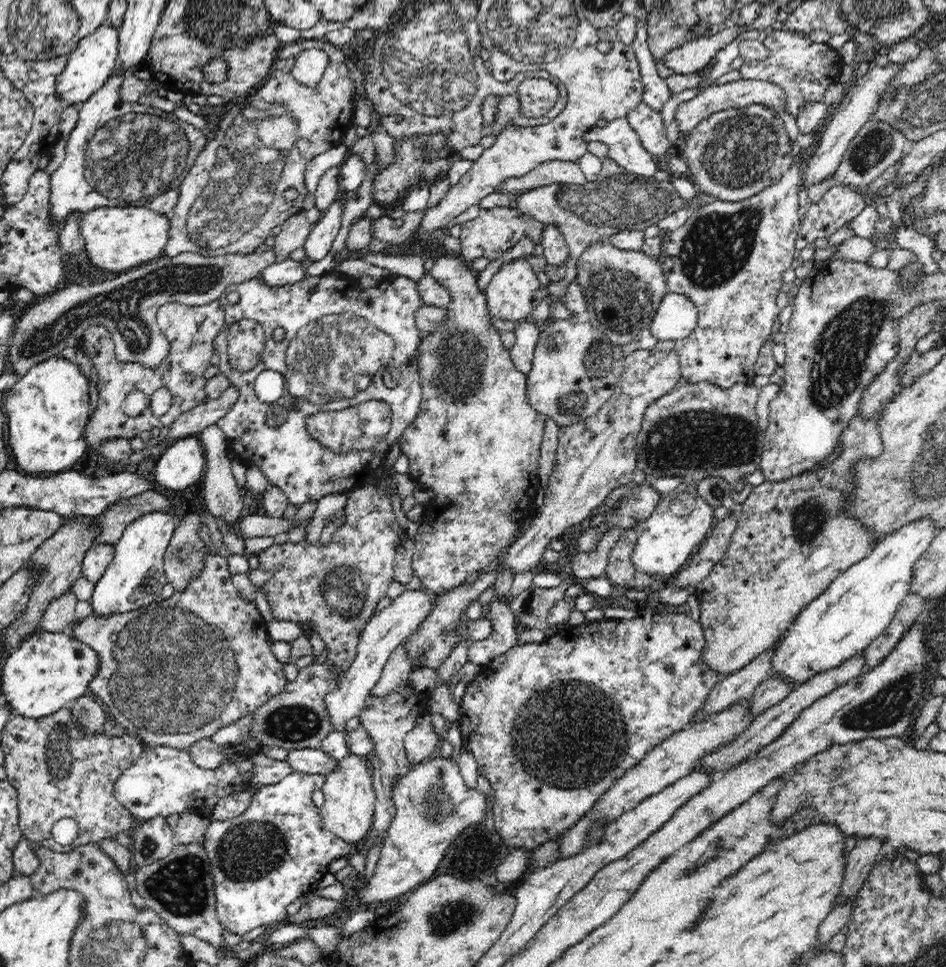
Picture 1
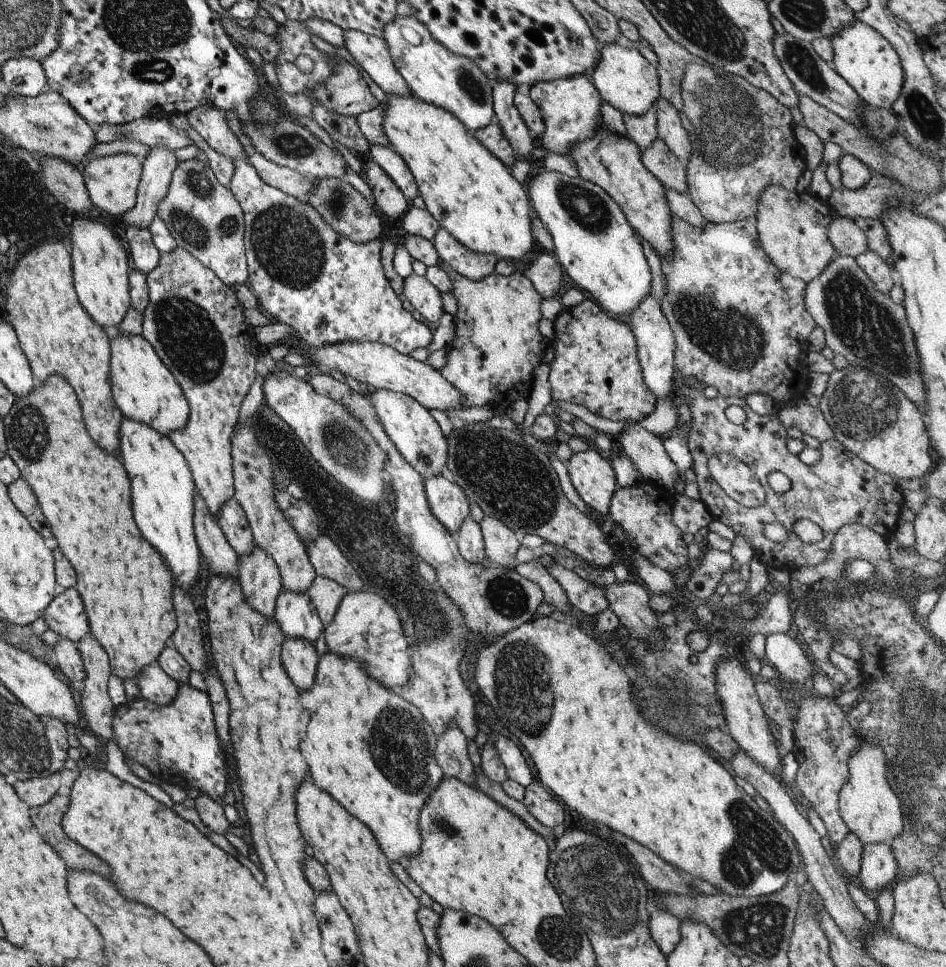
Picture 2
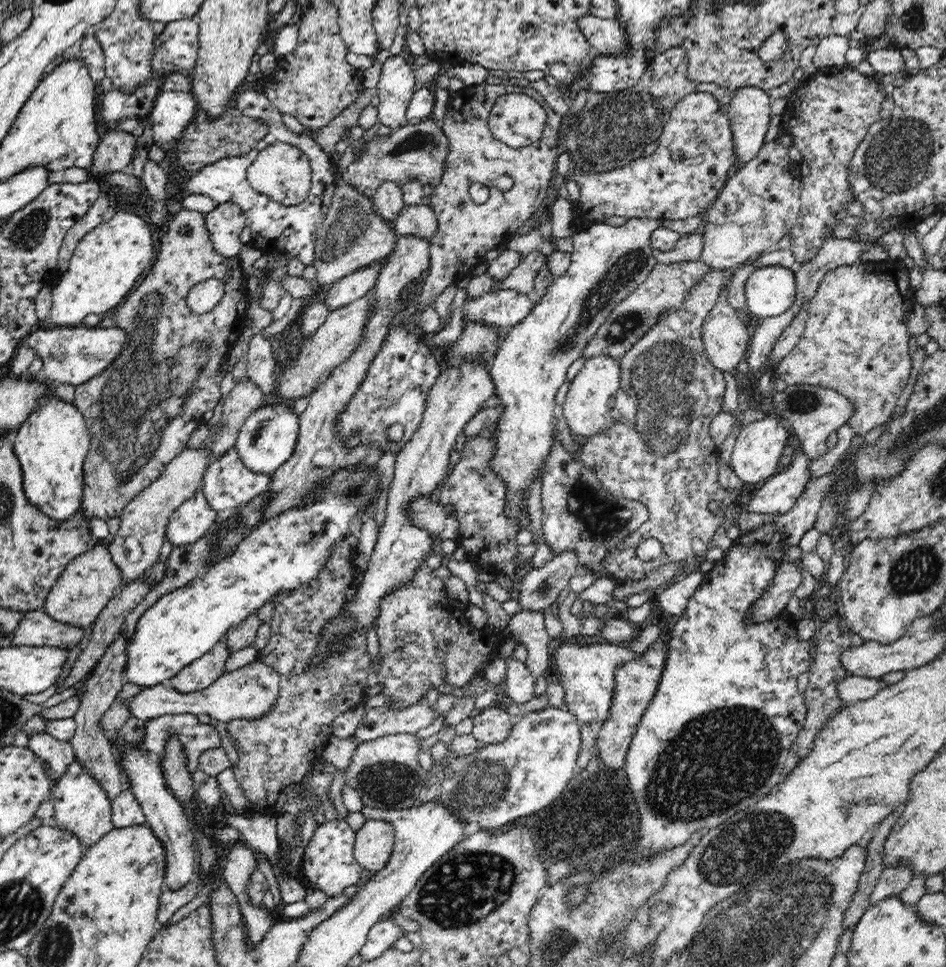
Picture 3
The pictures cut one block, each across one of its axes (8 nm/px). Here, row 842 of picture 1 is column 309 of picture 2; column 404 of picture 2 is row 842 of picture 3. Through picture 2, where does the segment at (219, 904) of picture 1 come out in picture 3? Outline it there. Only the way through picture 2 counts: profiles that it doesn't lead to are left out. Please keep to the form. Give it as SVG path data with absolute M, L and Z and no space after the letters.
M344 819L321 821L303 854L303 869L307 888L317 888L328 896L341 895L346 888L361 884L369 875L354 856L356 833Z

